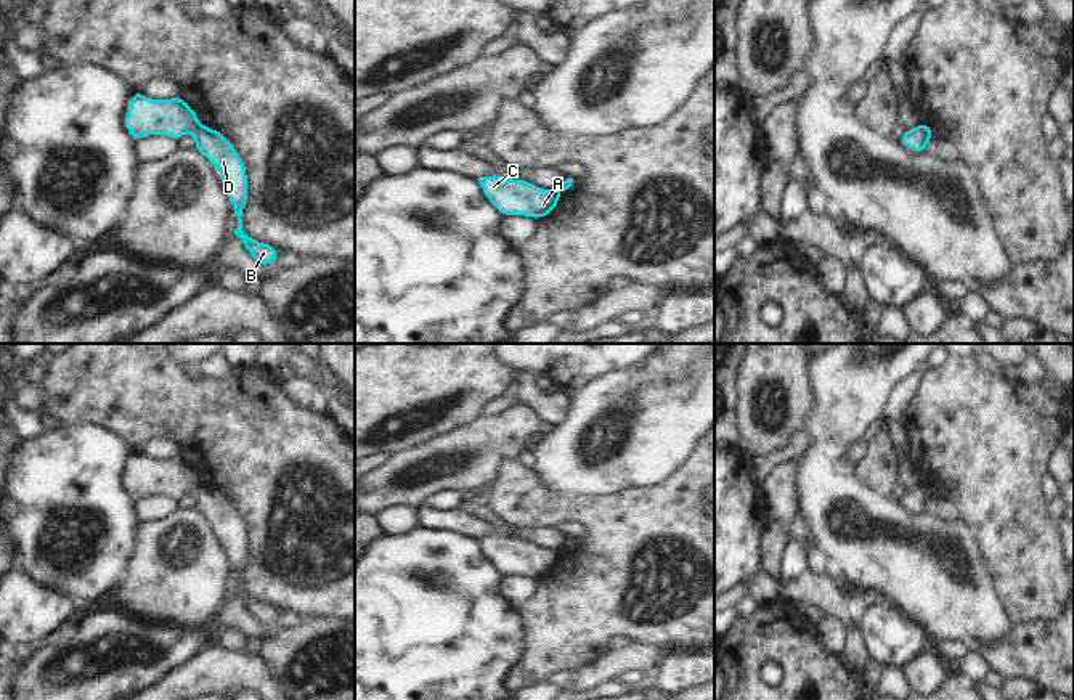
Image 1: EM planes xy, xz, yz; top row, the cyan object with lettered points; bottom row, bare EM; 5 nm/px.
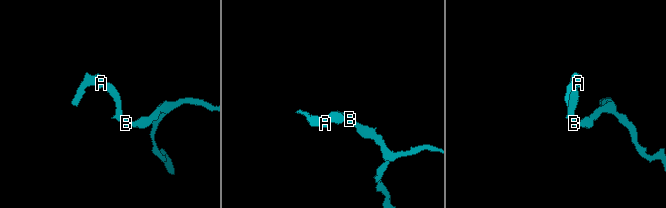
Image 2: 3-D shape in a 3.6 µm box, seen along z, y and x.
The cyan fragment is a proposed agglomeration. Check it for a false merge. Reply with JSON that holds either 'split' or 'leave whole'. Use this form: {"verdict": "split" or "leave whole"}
{"verdict": "split"}

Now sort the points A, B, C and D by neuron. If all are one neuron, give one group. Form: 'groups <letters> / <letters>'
groups A C / B D

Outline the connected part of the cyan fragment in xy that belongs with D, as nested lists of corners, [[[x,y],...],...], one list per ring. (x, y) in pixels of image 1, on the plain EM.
[[[199,485],[194,494],[194,507],[207,517],[217,530],[222,531],[222,541],[228,544],[228,562],[238,575],[234,594],[242,600],[246,610],[263,626],[271,625],[281,610],[249,597],[242,589],[242,572],[247,562],[247,531],[236,507],[225,498],[220,490]]]

